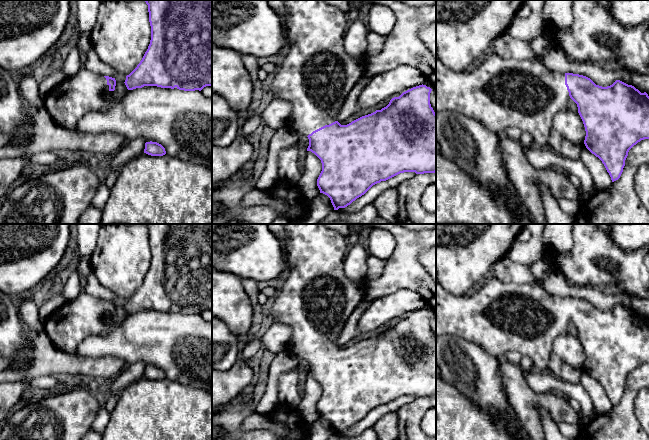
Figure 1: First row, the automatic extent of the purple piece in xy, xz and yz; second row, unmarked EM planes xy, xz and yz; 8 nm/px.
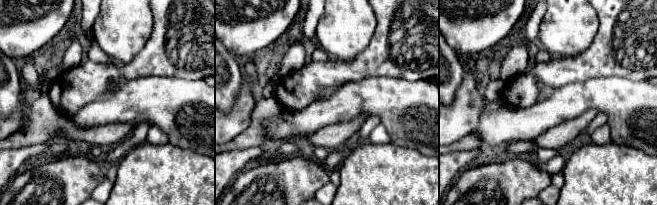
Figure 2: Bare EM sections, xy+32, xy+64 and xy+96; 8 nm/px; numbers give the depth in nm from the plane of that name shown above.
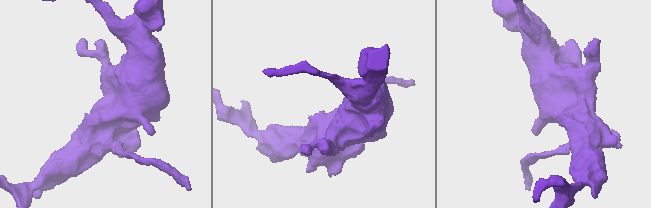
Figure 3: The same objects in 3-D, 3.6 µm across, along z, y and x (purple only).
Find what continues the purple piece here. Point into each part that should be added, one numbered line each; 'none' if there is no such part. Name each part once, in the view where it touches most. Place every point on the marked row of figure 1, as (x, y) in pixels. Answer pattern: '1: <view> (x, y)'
1: xz (317, 74)

